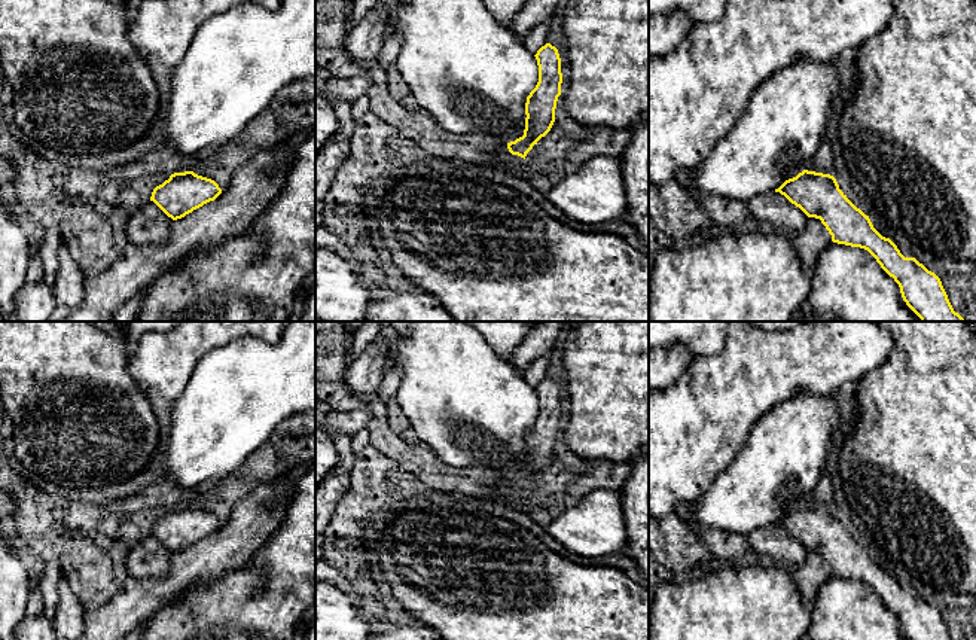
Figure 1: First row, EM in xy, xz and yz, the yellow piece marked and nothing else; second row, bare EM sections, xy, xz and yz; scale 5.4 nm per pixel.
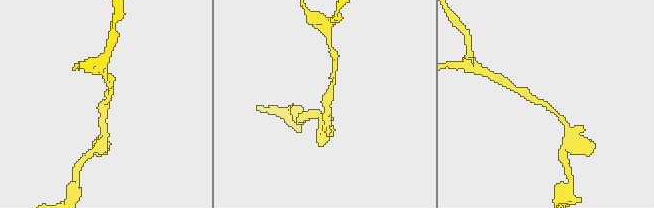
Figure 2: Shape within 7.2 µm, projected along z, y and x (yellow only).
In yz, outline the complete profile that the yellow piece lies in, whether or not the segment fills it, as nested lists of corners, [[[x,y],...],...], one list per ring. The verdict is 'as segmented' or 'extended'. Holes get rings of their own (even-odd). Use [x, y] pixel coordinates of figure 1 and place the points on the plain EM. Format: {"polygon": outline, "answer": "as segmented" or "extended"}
{"polygon": [[[803,503],[796,511],[786,513],[775,525],[784,528],[808,551],[820,552],[832,569],[833,576],[867,583],[899,618],[902,631],[908,640],[952,640],[940,612],[915,591],[905,591],[890,572],[882,570],[873,561],[869,549],[857,542],[839,522],[833,509]]], "answer": "as segmented"}

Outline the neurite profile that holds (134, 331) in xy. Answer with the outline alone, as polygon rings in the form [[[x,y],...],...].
[[[125,321],[125,339],[128,350],[132,353],[137,347],[138,339],[147,332],[167,332],[174,329],[182,321]]]

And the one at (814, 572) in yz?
[[[809,551],[805,563],[793,570],[794,582],[803,600],[805,609],[811,610],[821,585],[832,576],[832,569],[820,552]]]

